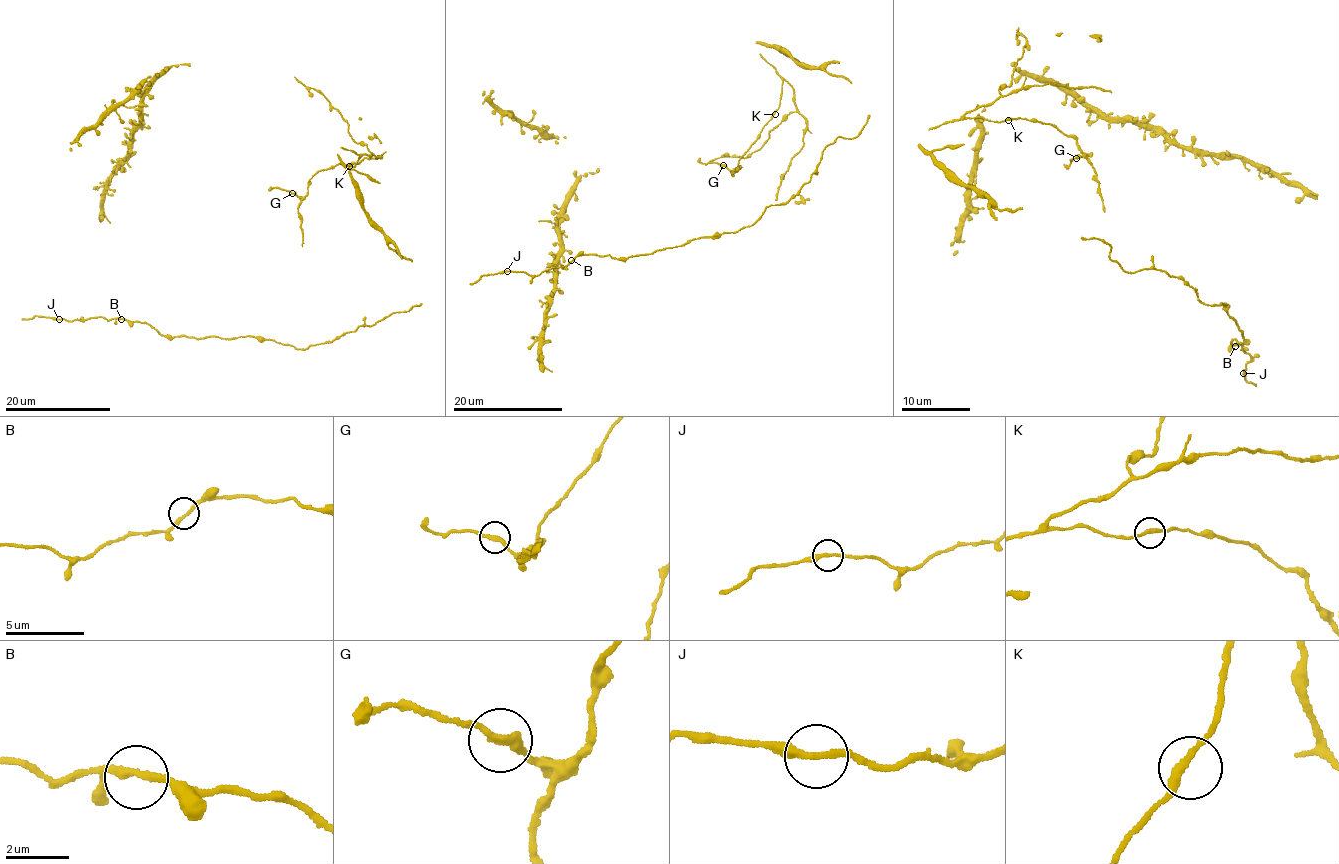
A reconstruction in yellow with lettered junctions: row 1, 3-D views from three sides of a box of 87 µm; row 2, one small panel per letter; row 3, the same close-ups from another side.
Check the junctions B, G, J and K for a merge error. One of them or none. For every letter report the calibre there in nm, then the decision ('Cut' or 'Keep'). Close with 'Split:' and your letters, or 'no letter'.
B: Thickness 220 nm. Keep
G: Thickness 240 nm. Keep
J: Thickness 240 nm. Keep
K: Thickness 220 nm. Keep
Split: no letter

